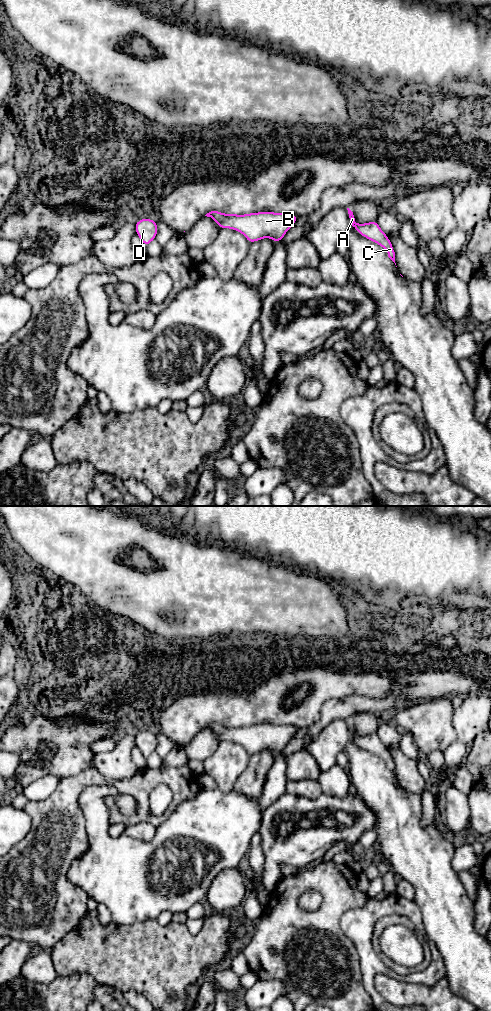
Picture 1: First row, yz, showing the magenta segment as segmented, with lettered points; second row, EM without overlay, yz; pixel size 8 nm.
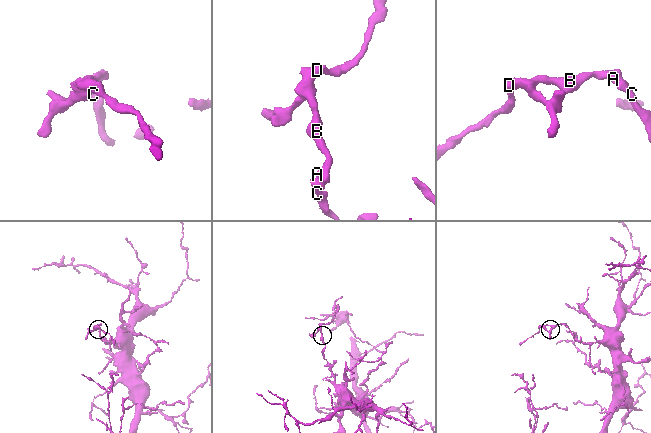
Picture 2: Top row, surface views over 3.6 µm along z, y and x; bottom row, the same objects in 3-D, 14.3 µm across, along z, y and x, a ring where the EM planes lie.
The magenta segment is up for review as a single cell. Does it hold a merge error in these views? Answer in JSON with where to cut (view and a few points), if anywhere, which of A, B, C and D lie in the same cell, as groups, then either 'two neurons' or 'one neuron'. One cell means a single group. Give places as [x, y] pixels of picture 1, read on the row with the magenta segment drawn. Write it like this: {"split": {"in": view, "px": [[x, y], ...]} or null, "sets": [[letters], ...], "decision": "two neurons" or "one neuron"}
{"split": null, "sets": [["A", "B", "C", "D"]], "decision": "one neuron"}

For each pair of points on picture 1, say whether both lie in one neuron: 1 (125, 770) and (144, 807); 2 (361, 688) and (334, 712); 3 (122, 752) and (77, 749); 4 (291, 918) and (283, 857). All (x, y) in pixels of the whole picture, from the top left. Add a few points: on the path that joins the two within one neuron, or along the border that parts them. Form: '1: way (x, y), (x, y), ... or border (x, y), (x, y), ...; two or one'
1: border (137, 769), (129, 777), (109, 781); two
2: border (377, 697), (348, 695), (331, 700); two
3: border (95, 754), (92, 760), (92, 767); two
4: border (283, 875), (270, 892); two

